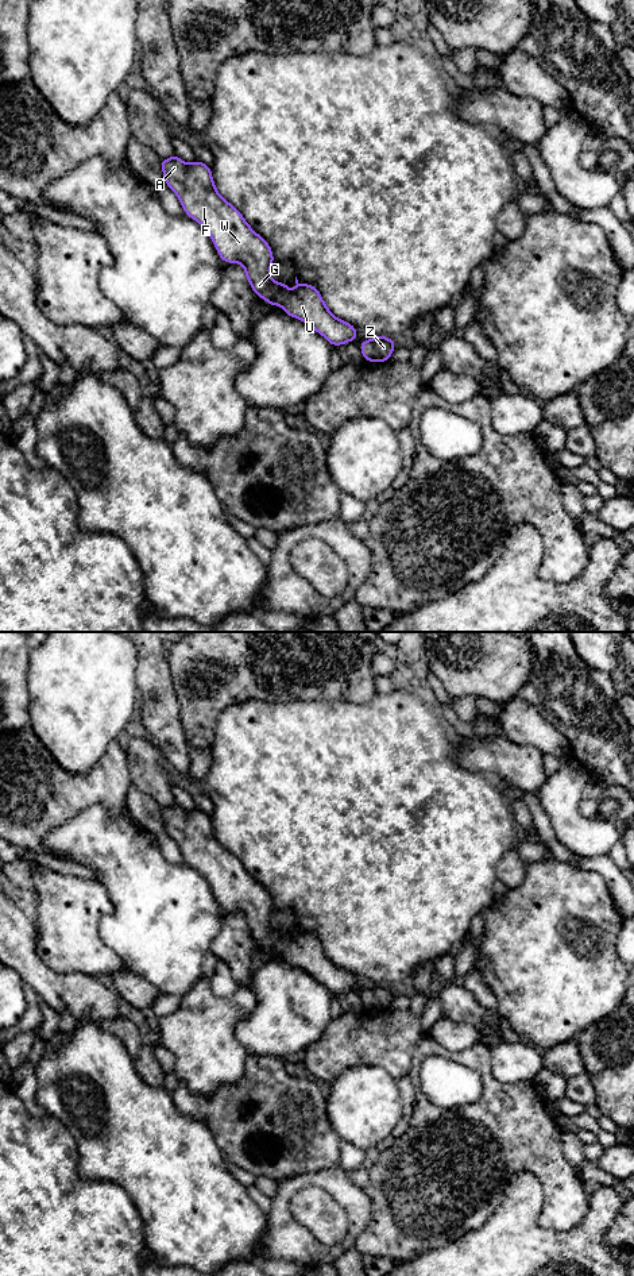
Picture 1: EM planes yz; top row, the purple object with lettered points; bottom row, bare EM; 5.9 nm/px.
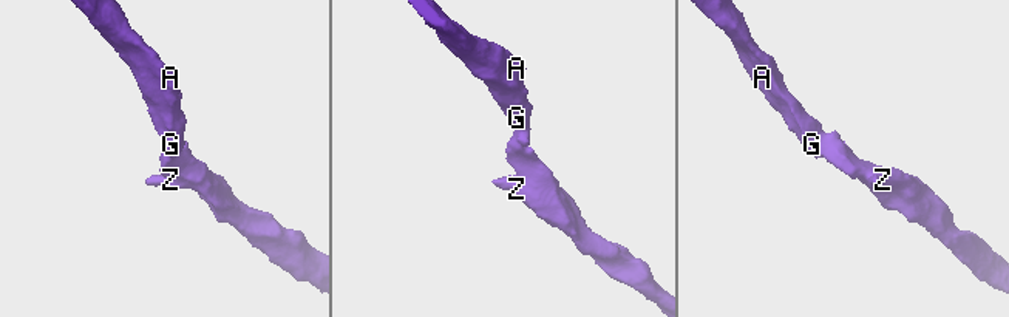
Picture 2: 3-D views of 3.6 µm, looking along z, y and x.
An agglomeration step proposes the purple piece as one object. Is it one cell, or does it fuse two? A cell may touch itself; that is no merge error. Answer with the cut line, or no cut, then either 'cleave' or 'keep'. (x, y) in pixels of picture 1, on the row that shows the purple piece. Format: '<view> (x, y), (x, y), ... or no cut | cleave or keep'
no cut | keep

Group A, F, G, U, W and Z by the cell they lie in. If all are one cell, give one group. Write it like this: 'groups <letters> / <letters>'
groups A F G U W Z

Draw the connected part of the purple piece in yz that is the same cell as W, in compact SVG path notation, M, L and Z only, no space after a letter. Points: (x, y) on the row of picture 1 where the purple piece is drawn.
M177 155L162 159L161 166L185 213L206 230L221 262L243 265L256 296L281 305L287 316L302 320L335 347L355 342L356 327L333 316L316 286L299 284L295 277L297 285L290 290L283 281L271 280L270 244L219 194L209 166L198 159L189 165Z

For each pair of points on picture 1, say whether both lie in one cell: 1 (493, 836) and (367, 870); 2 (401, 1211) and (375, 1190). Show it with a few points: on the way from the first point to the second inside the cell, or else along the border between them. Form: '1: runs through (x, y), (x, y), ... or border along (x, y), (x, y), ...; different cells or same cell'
1: runs through (462, 836), (421, 836), (398, 845); same cell
2: runs through (394, 1205), (382, 1192); same cell

